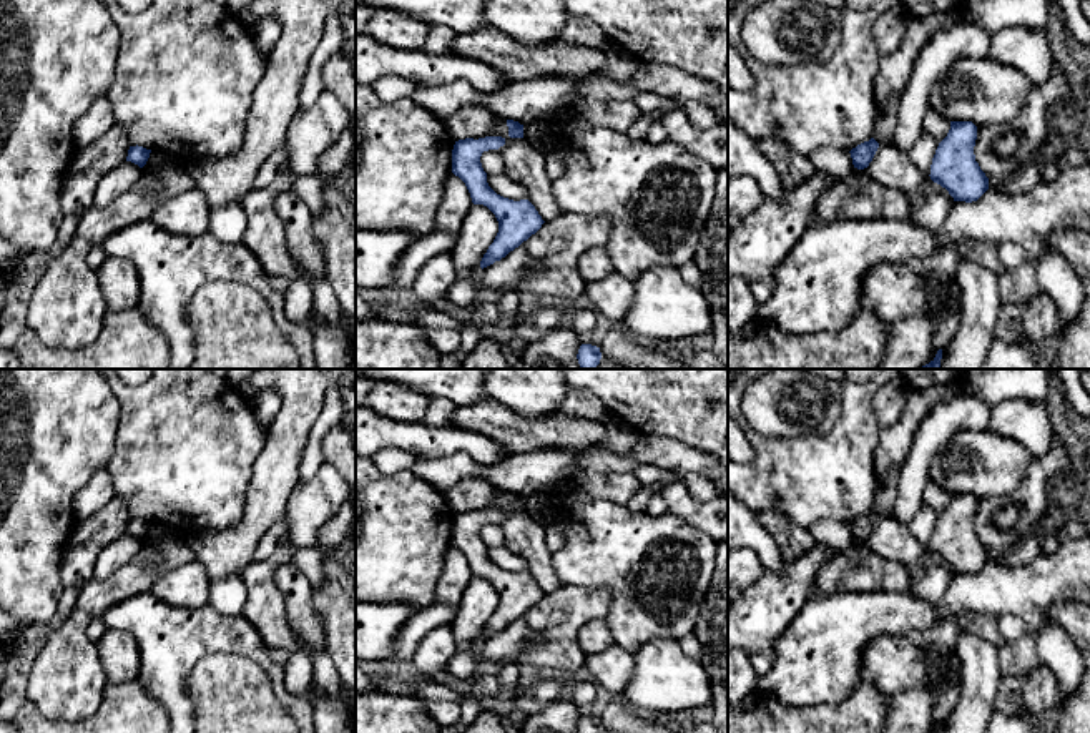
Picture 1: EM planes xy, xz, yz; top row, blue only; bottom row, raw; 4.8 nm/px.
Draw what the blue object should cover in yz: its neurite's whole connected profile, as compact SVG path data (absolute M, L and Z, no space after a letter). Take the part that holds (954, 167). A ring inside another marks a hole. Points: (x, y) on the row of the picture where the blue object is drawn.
M950 121L930 165L930 180L949 191L954 201L977 201L989 189L989 178L975 161L977 126L972 121Z

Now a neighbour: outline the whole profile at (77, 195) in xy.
M116 123L88 148L78 150L63 176L58 196L63 216L81 216L95 206L100 180L126 161L128 150L125 130Z

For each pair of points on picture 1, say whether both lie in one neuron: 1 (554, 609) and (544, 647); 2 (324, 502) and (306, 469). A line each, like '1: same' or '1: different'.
1: same
2: different

